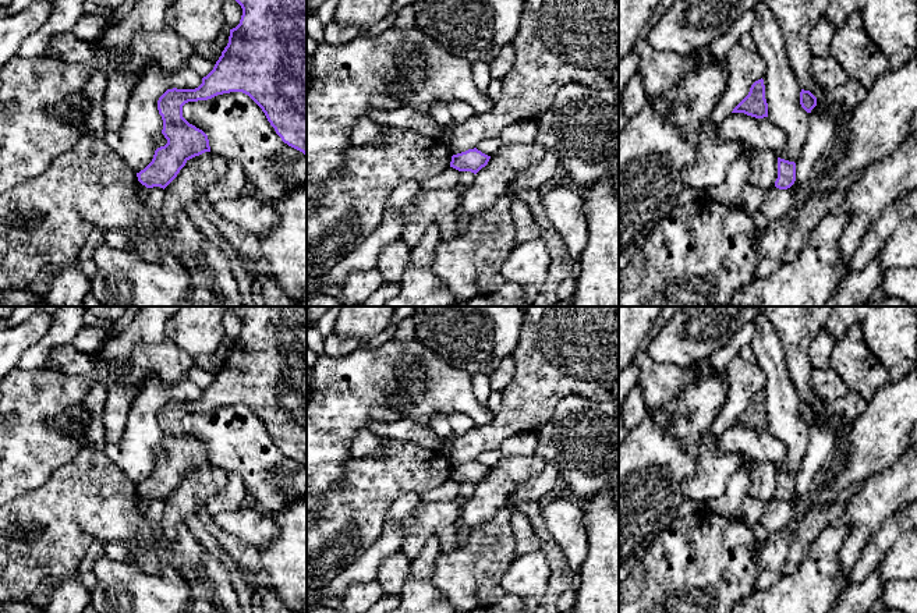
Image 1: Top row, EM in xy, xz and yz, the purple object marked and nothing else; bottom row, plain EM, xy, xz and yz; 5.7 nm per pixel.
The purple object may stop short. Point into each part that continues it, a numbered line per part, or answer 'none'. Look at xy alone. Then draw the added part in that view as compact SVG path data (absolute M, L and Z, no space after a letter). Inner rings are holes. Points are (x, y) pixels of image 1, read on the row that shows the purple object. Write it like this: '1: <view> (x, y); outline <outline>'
none

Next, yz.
none

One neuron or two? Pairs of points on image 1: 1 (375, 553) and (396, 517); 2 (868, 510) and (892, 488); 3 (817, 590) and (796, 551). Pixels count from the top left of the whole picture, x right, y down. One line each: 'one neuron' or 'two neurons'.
1: one neuron
2: one neuron
3: two neurons

